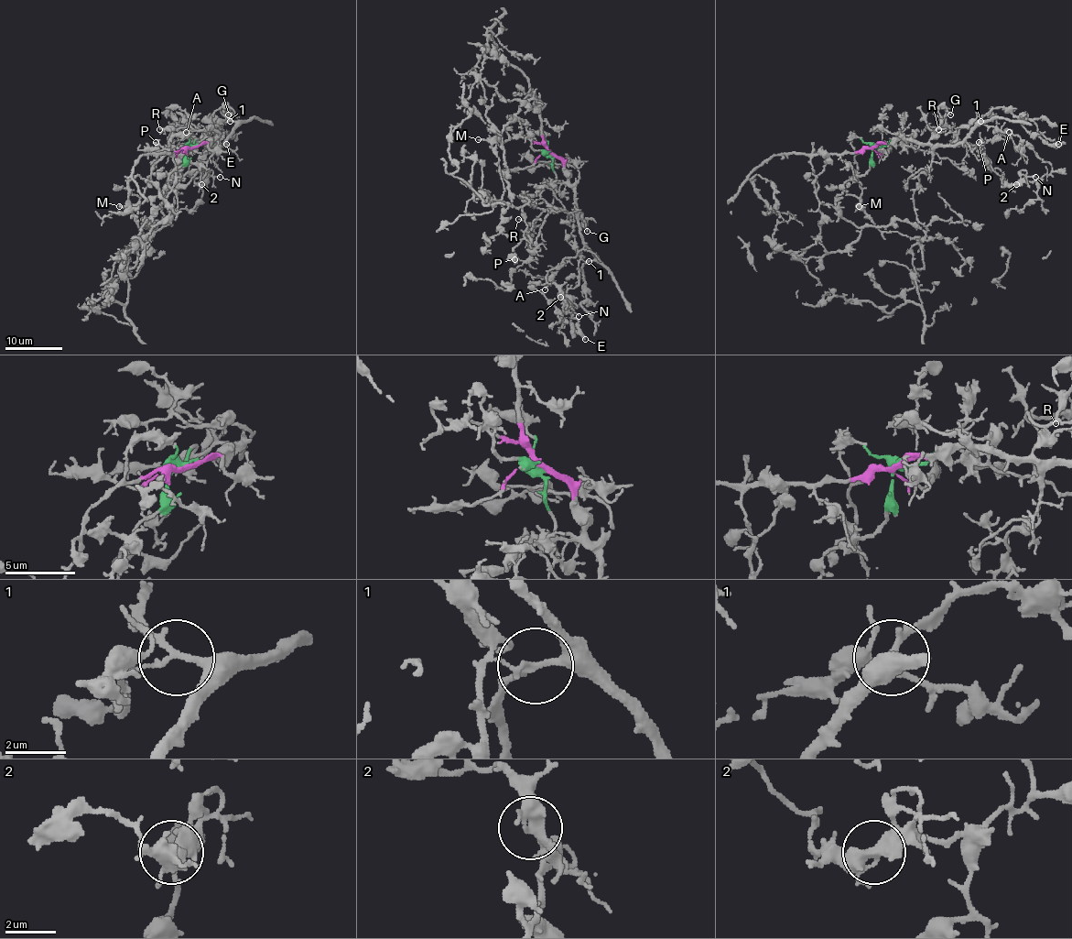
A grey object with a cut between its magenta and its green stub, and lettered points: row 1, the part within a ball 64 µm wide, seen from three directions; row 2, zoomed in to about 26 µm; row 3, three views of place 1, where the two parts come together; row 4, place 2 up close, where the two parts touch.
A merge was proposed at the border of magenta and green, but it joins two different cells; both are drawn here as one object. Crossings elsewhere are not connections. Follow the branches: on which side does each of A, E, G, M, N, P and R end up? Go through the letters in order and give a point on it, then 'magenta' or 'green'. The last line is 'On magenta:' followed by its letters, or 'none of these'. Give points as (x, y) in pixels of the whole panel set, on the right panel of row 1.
A: place (1009, 132); magenta
E: place (1058, 144); magenta
G: place (950, 114); magenta
M: place (859, 206); magenta
N: place (1035, 177); magenta
P: place (979, 142); magenta
R: place (938, 129); magenta
On magenta: A, E, G, M, N, P, R

